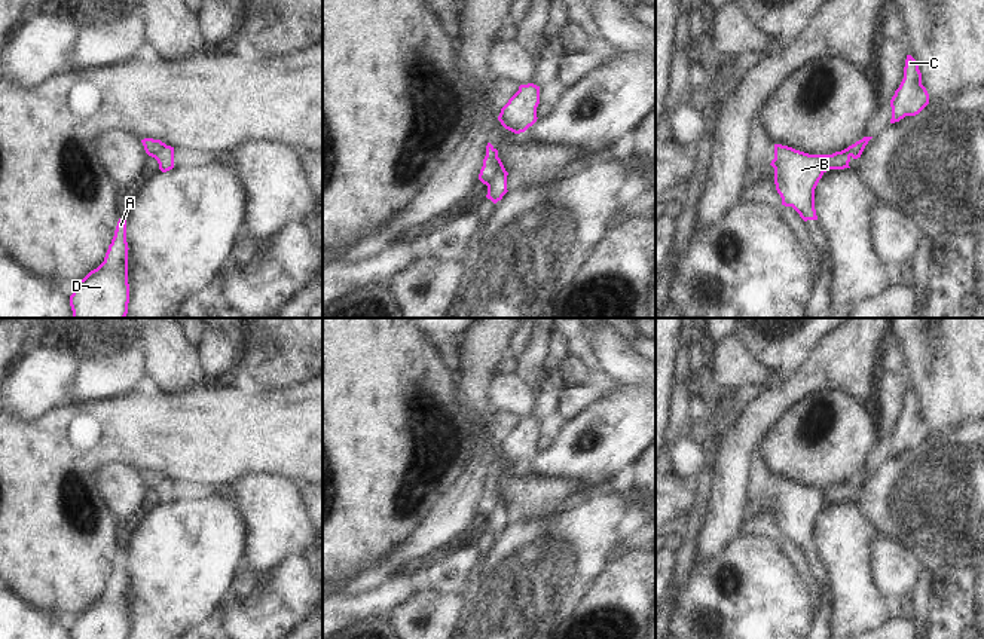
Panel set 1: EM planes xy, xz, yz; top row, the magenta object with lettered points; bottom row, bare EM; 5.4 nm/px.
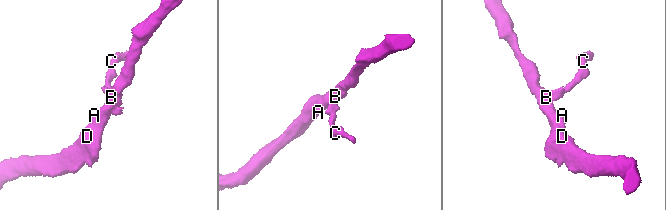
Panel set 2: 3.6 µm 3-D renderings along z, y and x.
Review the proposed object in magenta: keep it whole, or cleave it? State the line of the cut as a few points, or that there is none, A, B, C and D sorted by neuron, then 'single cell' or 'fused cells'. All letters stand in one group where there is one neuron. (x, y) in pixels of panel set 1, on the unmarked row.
cut none; groups A B C D; single cell

